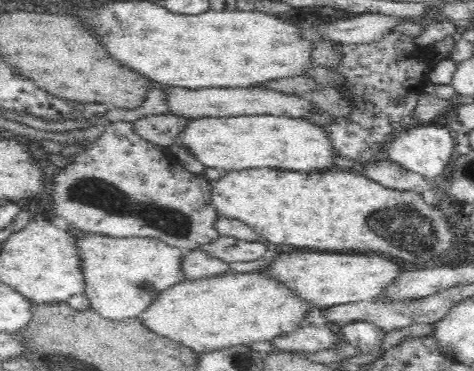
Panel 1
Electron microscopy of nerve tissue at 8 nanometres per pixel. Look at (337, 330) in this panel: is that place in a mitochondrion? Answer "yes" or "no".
no

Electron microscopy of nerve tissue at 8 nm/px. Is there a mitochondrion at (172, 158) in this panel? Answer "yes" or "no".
no

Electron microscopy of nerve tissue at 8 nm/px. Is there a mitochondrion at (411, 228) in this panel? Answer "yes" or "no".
yes

